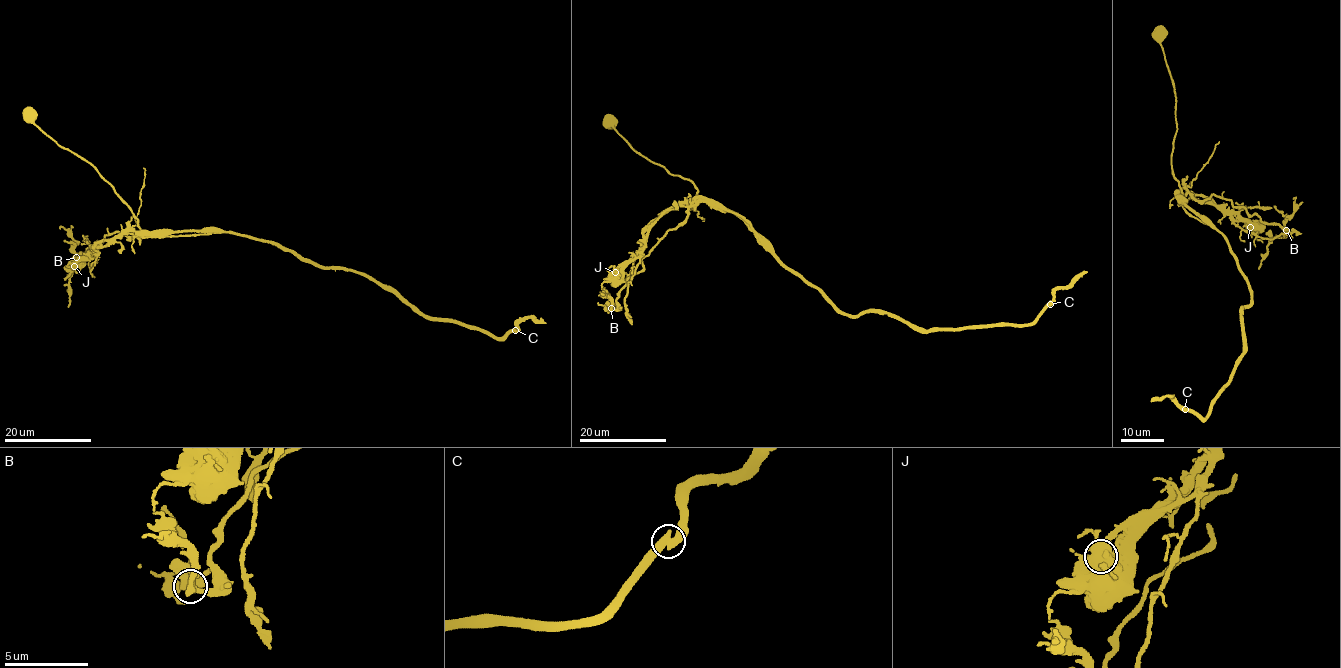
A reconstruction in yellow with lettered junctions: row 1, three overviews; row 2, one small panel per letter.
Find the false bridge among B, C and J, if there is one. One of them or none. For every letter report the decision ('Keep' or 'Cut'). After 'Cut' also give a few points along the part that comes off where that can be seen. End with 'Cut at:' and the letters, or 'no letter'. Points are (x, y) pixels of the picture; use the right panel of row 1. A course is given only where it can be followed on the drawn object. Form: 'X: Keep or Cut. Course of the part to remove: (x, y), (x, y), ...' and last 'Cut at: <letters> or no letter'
B: Keep
C: Keep
J: Cut. Course of the part to remove: (1249, 227), (1205, 197), (1188, 190), (1183, 196), (1171, 161), (1177, 125), (1176, 103), (1161, 43), (1159, 25)
Cut at: J

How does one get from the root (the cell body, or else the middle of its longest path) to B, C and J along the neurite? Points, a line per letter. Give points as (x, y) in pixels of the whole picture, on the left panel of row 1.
B: (263, 241), (231, 231), (162, 237), (133, 233), (132, 237), (113, 232), (76, 257)
C: (263, 241), (280, 246), (320, 266), (363, 272), (397, 291), (430, 317), (484, 329), (502, 338), (515, 329)
J: (263, 241), (231, 231), (162, 237), (121, 233), (74, 266)

